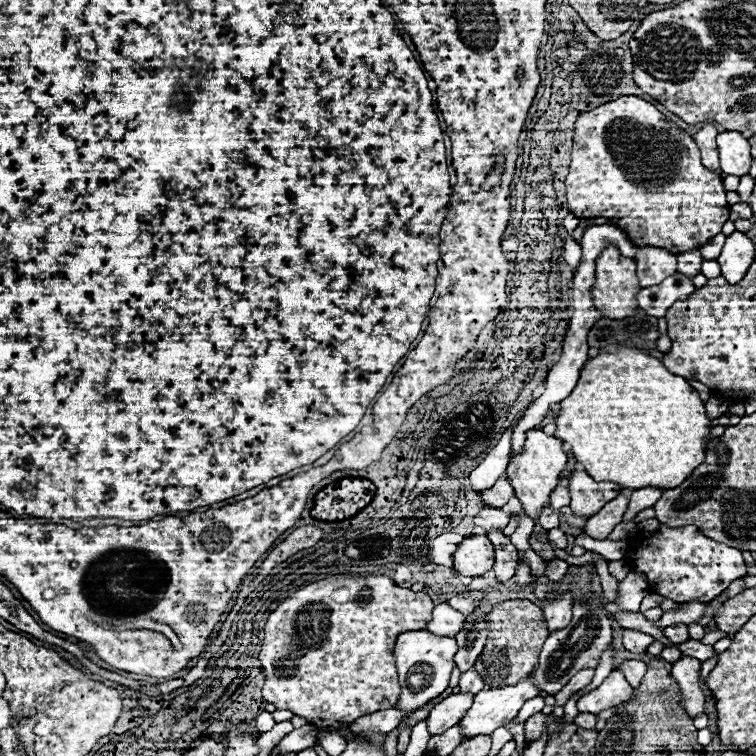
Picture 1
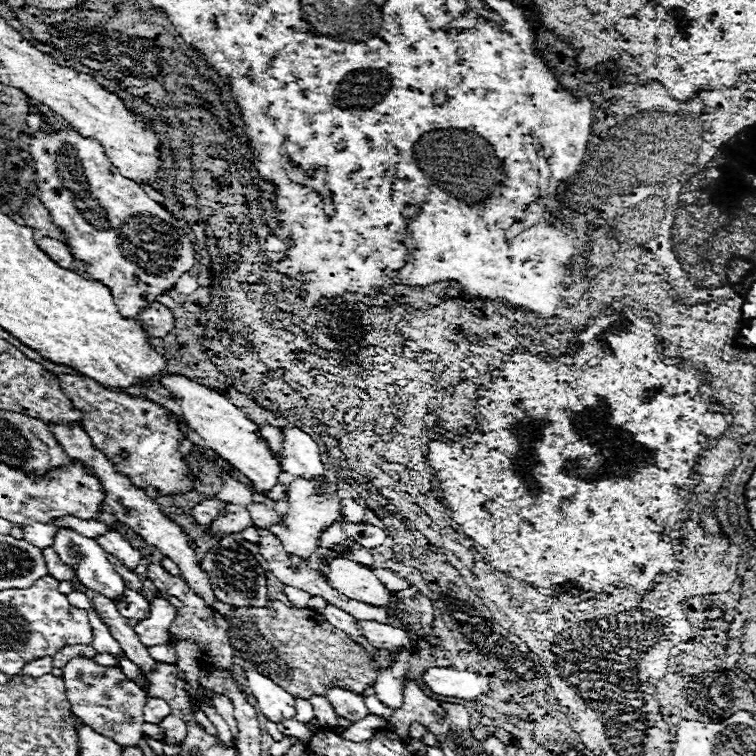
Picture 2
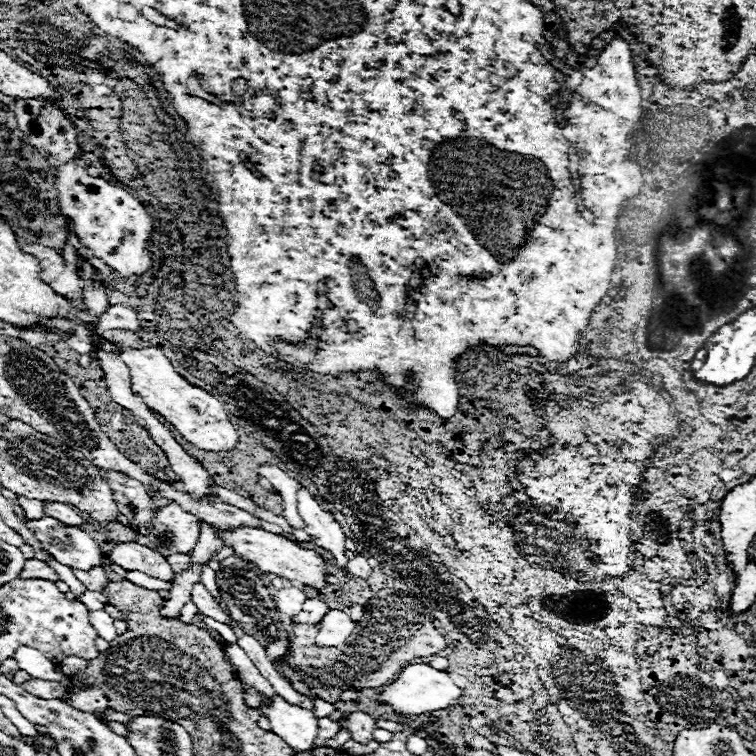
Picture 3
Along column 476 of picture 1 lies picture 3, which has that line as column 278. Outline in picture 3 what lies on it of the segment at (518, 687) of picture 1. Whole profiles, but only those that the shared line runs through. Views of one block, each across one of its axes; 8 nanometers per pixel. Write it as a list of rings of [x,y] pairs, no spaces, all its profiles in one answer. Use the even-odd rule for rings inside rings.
[[[274,694],[270,704],[260,706],[262,714],[270,720],[272,732],[278,734],[292,750],[314,750],[314,738],[318,734],[318,718],[300,706],[288,704],[280,694]]]

